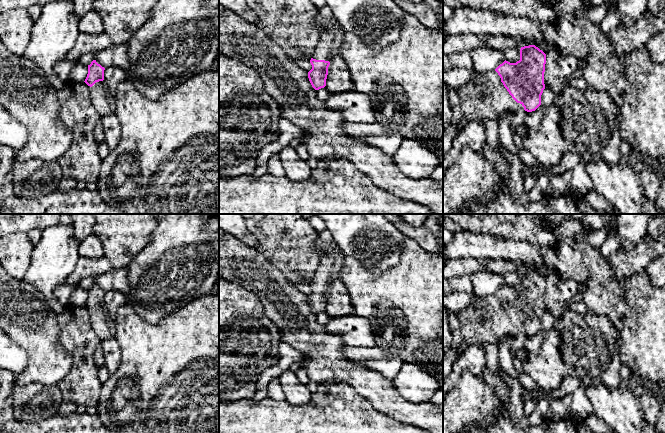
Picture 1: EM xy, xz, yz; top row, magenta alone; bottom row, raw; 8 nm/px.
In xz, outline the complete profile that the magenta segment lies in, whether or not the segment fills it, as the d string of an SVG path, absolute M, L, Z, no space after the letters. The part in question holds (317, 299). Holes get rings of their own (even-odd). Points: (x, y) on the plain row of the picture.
M327 229L319 233L315 248L320 255L320 262L310 284L312 293L308 296L308 302L312 311L319 314L326 310L328 291L333 281L339 278L346 256Z

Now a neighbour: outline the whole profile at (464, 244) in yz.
M467 231L453 233L453 239L443 246L447 259L503 258L518 263L522 268L543 265L545 250L527 241L514 241Z

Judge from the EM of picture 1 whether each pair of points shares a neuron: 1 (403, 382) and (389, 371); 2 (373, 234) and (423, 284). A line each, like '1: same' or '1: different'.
1: different
2: different

